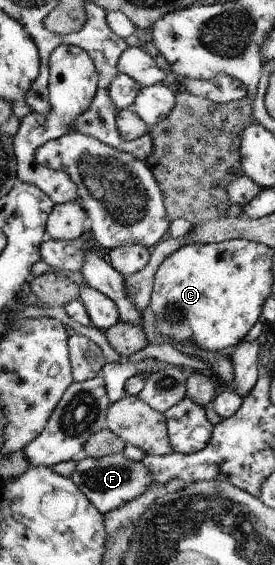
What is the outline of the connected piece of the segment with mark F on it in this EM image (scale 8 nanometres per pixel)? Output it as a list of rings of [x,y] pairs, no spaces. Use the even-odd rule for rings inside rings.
[[[123,452],[115,455],[103,456],[100,458],[87,457],[78,461],[76,468],[70,475],[71,481],[78,485],[79,489],[93,502],[102,512],[109,513],[123,507],[127,501],[137,499],[145,493],[149,485],[153,485],[153,475],[151,471],[141,462],[129,461]]]

